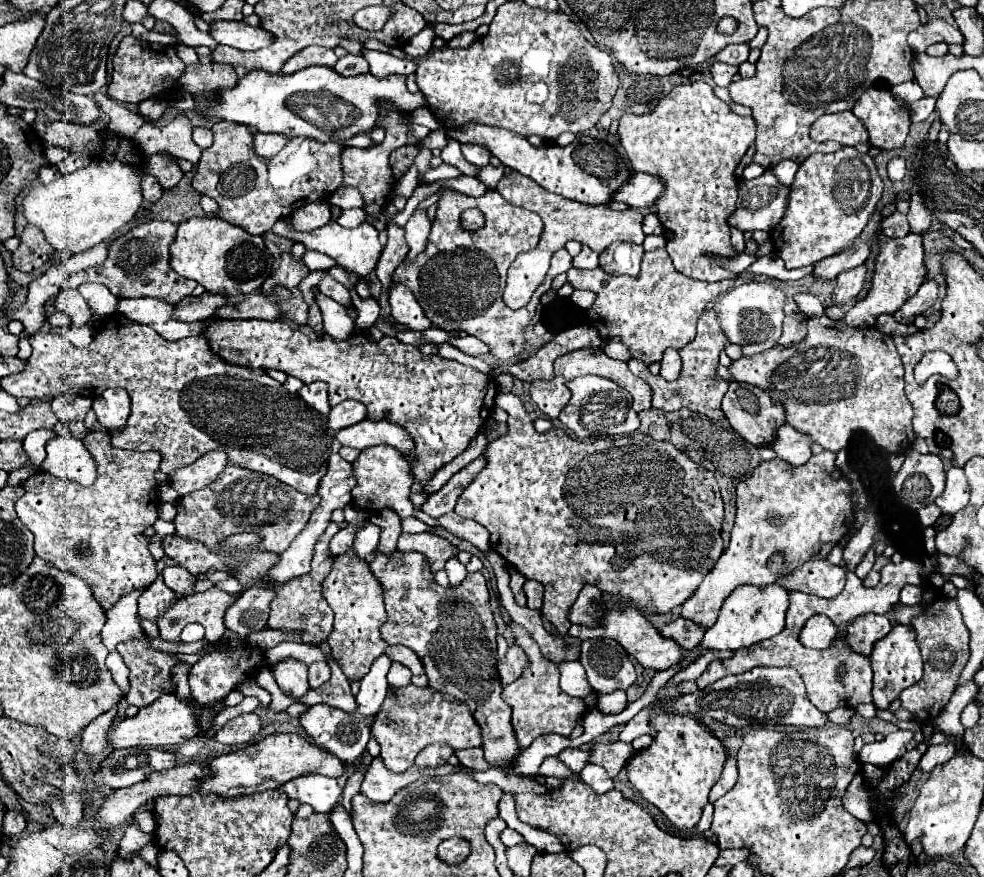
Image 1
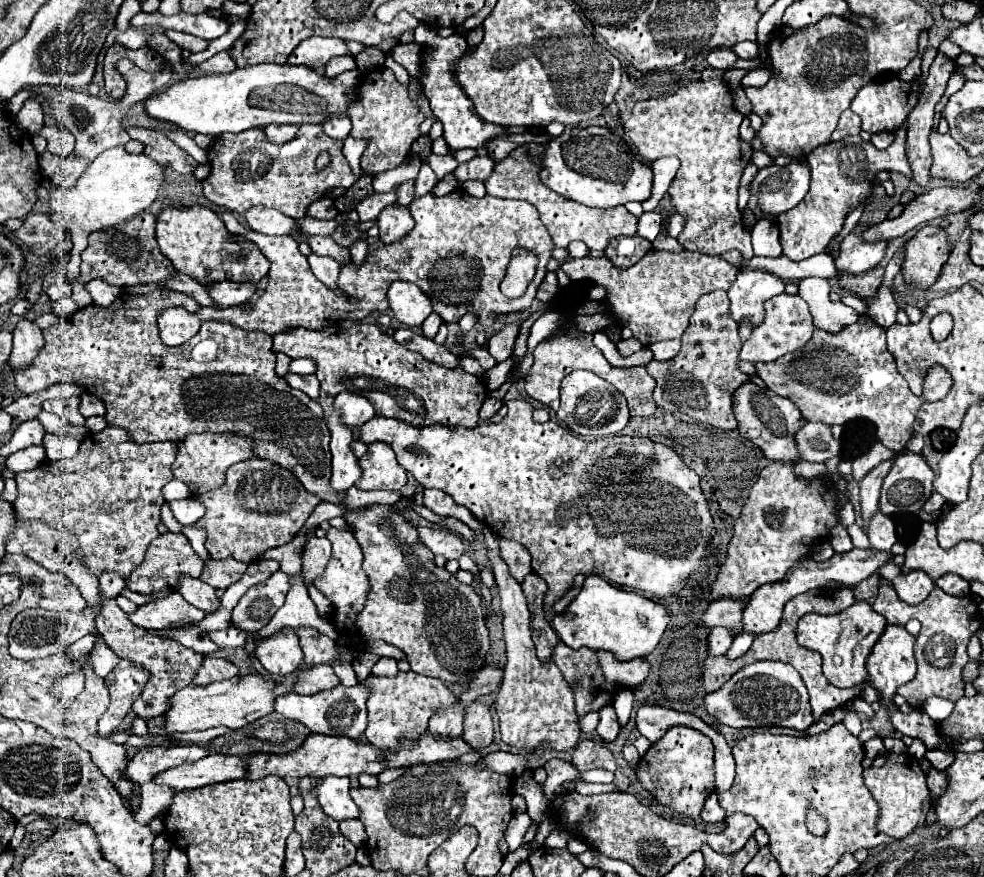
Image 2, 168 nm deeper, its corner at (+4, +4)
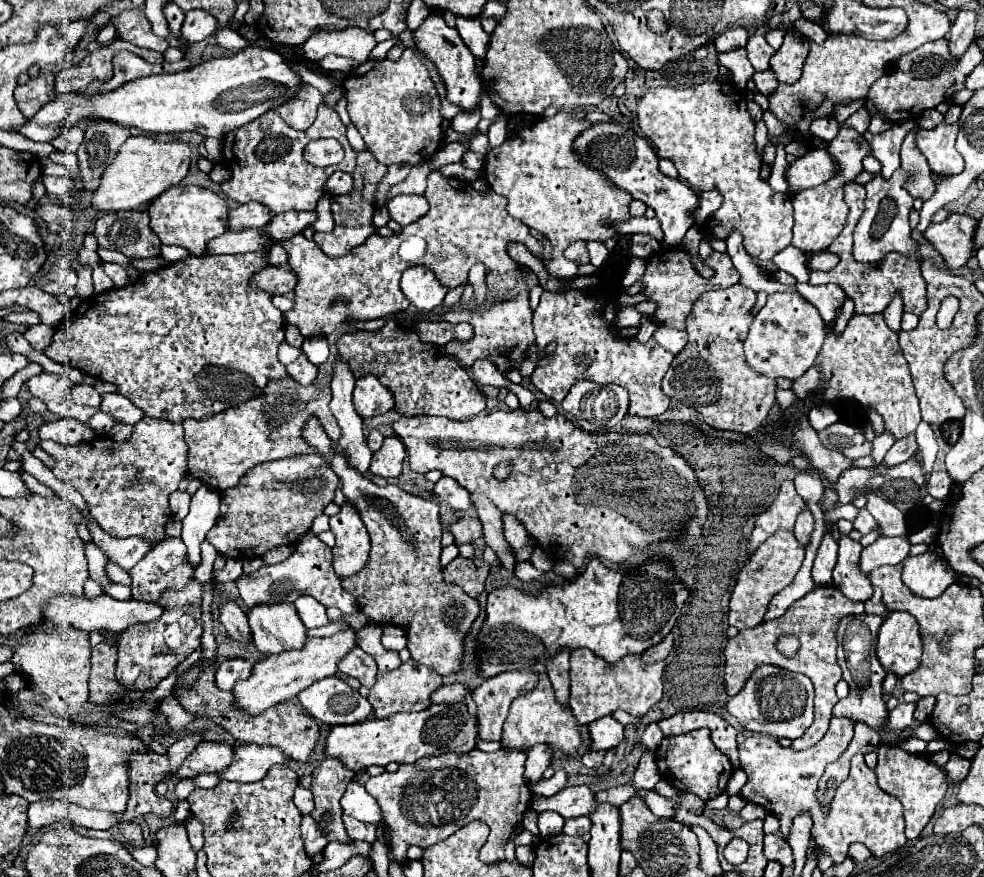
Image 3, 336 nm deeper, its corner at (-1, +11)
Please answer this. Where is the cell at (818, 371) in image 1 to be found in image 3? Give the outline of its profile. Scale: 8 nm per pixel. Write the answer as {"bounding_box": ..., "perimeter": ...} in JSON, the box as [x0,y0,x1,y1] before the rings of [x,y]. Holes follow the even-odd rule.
{"bounding_box":[816,313,922,439],"perimeter":[[[880,313],[854,315],[842,337],[830,333],[822,345],[822,353],[818,353],[816,365],[820,365],[820,389],[816,393],[820,399],[854,399],[874,407],[896,439],[912,433],[922,421],[908,361],[898,345],[898,335],[892,333]]]}

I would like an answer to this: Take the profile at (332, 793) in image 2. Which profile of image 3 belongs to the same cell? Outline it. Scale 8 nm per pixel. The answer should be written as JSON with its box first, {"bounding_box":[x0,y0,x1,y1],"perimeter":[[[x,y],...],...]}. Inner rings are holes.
{"bounding_box":[342,781,382,823],"perimeter":[[[352,781],[342,797],[342,809],[346,815],[356,817],[362,823],[380,823],[382,821],[382,809],[378,801],[358,783]]]}

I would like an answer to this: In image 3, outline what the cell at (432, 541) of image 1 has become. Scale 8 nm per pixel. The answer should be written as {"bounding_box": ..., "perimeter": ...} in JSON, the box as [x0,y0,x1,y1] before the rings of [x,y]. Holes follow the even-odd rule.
{"bounding_box":[448,517,482,543],"perimeter":[[[462,517],[458,519],[454,525],[448,527],[452,533],[454,533],[454,539],[456,543],[472,543],[476,541],[478,537],[482,537],[482,523],[478,517]]]}

